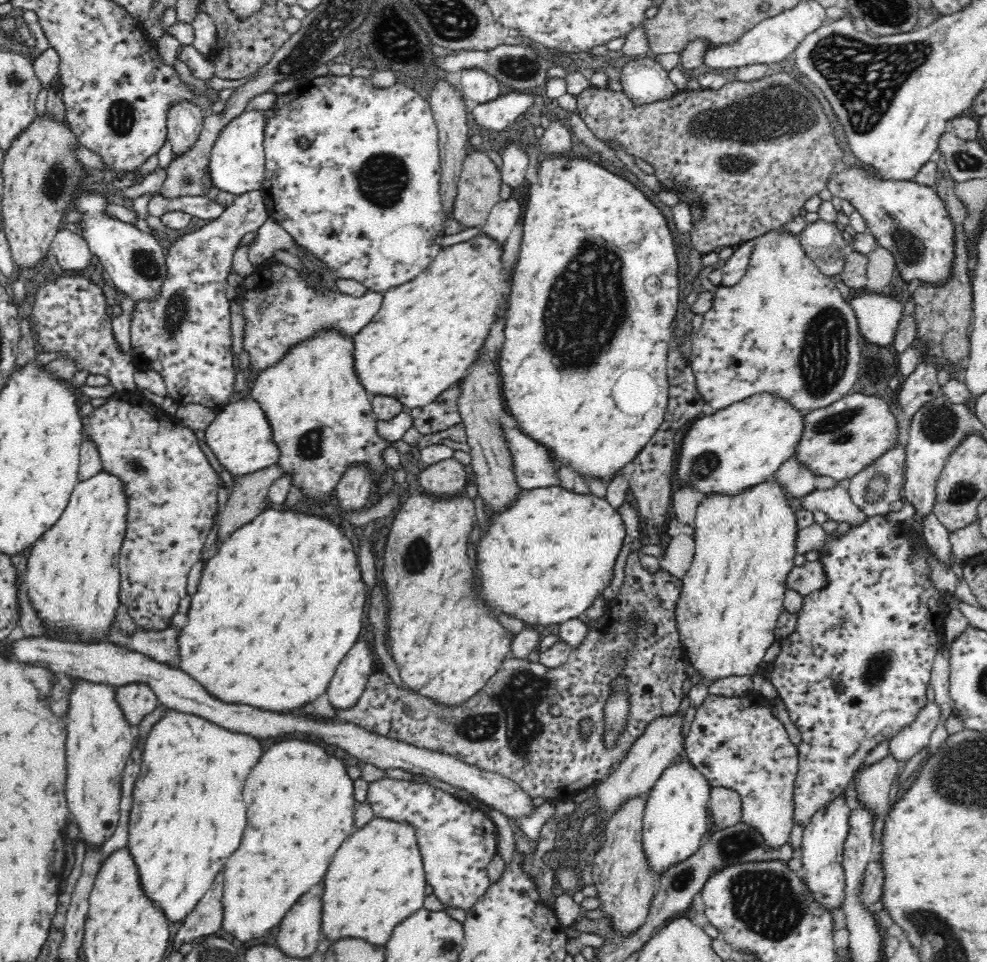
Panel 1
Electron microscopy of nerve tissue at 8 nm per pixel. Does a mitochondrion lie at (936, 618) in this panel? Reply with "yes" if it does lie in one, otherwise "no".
no

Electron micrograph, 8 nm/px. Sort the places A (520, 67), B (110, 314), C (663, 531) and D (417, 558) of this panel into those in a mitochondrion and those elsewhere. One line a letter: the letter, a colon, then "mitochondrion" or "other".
A: mitochondrion
B: other
C: other
D: mitochondrion

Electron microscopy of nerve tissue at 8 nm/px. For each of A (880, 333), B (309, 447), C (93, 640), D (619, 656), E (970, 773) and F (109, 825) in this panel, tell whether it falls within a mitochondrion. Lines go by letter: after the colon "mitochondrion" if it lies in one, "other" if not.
A: other
B: mitochondrion
C: other
D: mitochondrion
E: mitochondrion
F: other

